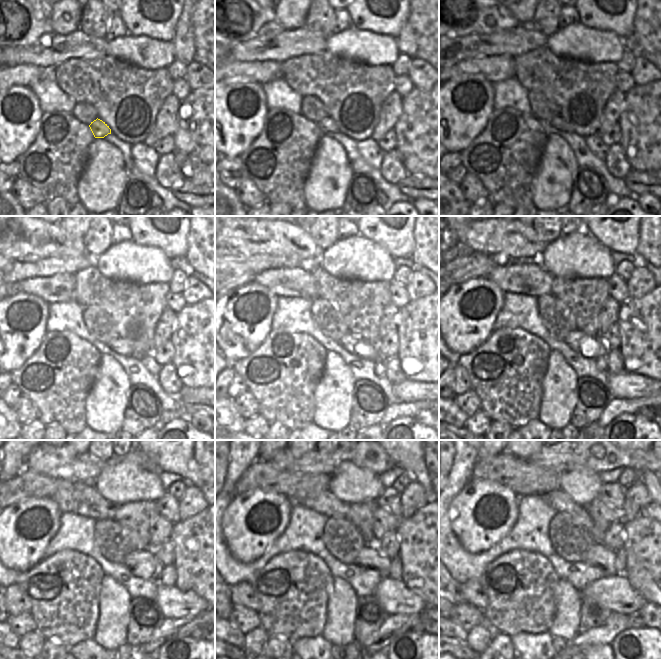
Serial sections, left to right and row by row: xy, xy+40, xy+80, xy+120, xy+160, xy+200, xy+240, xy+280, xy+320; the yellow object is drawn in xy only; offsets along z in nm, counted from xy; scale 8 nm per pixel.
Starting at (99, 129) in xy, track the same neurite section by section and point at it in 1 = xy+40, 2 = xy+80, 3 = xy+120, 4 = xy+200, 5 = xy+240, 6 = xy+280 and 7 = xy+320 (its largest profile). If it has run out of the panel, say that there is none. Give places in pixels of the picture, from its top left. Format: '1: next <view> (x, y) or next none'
1: next xy+40 (327, 126)
2: next xy+80 (557, 123)
3: next xy+120 (118, 345)
4: next xy+200 (591, 346)
5: next xy+240 (143, 563)
6: next xy+280 (370, 557)
7: next xy+320 (599, 556)

